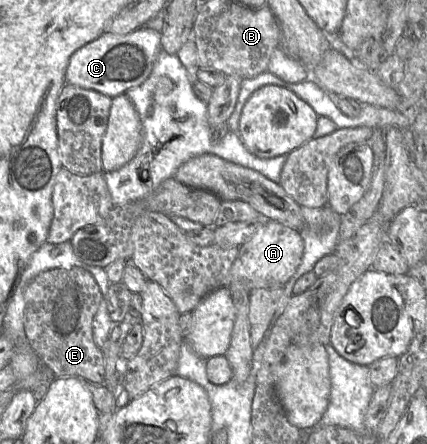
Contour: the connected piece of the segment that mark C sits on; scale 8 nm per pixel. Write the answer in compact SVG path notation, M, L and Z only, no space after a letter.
M145 26L126 35L104 32L71 55L66 83L114 98L141 85L149 77L160 50L161 33Z

